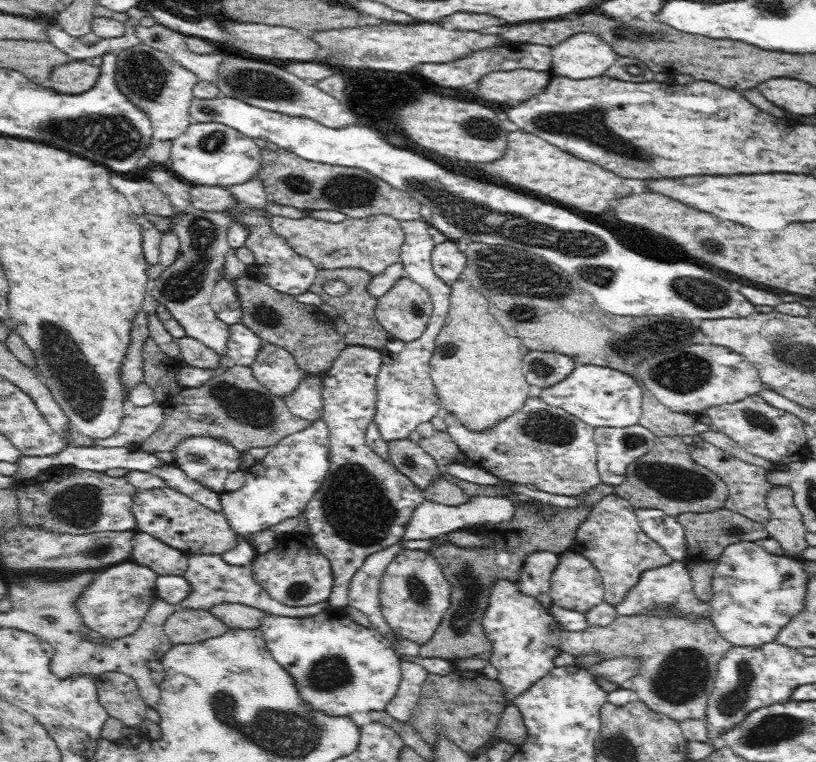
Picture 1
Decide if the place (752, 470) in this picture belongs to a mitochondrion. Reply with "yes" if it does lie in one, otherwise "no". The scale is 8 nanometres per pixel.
no

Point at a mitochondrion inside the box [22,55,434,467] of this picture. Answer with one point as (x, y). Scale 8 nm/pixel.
(116, 138)

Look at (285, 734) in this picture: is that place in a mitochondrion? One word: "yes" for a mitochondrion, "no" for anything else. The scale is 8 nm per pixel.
yes

